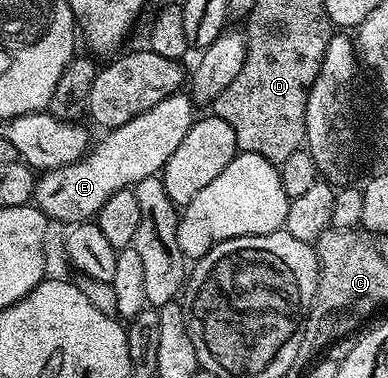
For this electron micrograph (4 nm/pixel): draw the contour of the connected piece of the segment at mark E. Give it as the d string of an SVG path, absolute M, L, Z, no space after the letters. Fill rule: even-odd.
M177 92L166 96L166 100L162 100L162 104L154 104L154 108L142 112L142 116L134 116L134 120L126 120L126 124L111 127L105 133L108 135L97 146L95 143L88 153L79 158L77 162L71 162L62 168L45 170L39 175L34 195L35 205L39 206L41 212L53 223L75 224L95 219L102 204L106 204L106 200L110 200L110 196L114 196L114 192L135 187L138 180L146 180L146 176L157 176L163 171L166 160L170 160L170 156L174 156L178 144L182 144L186 132L190 132L194 121L192 109L194 109L194 103L191 97L187 93Z

